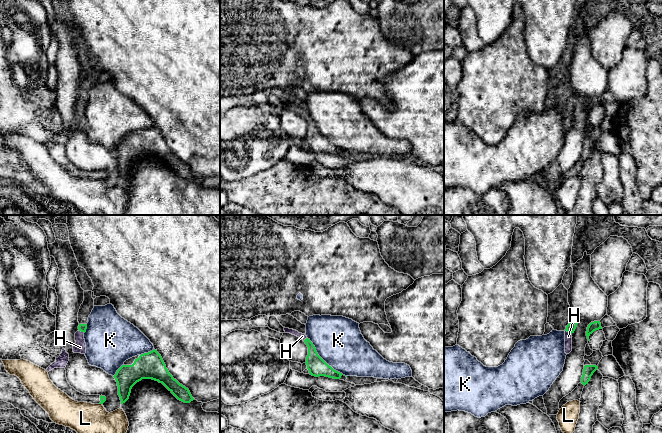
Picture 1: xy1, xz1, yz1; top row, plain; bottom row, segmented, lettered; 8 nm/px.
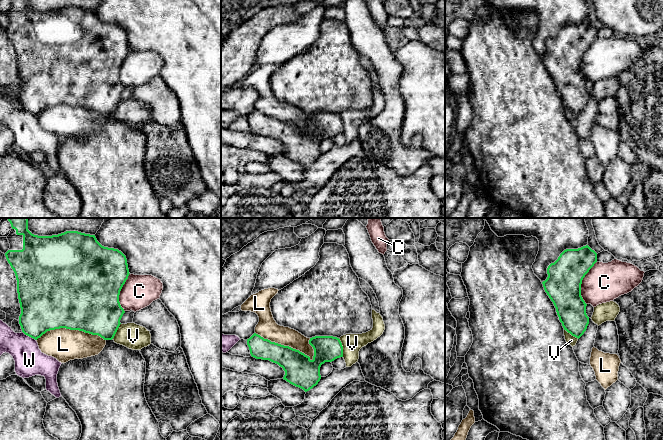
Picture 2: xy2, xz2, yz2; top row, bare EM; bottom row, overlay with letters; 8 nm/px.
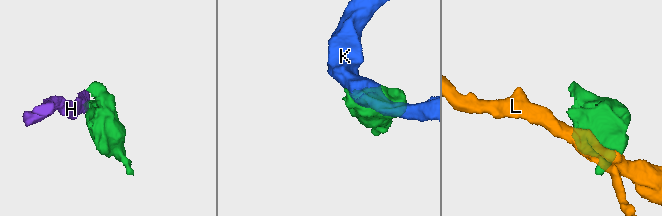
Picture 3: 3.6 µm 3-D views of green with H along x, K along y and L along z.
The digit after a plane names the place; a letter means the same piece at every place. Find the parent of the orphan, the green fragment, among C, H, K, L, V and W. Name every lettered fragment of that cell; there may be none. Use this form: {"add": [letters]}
{"add": ["H"]}

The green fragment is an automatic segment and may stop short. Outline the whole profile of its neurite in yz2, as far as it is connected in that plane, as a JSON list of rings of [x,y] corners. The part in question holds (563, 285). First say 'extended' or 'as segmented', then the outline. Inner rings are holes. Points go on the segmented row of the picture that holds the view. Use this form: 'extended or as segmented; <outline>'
as segmented; [[[588,245],[566,249],[548,266],[548,277],[542,282],[564,330],[578,339],[589,324],[587,304],[581,296],[581,284],[596,262],[597,253]]]

